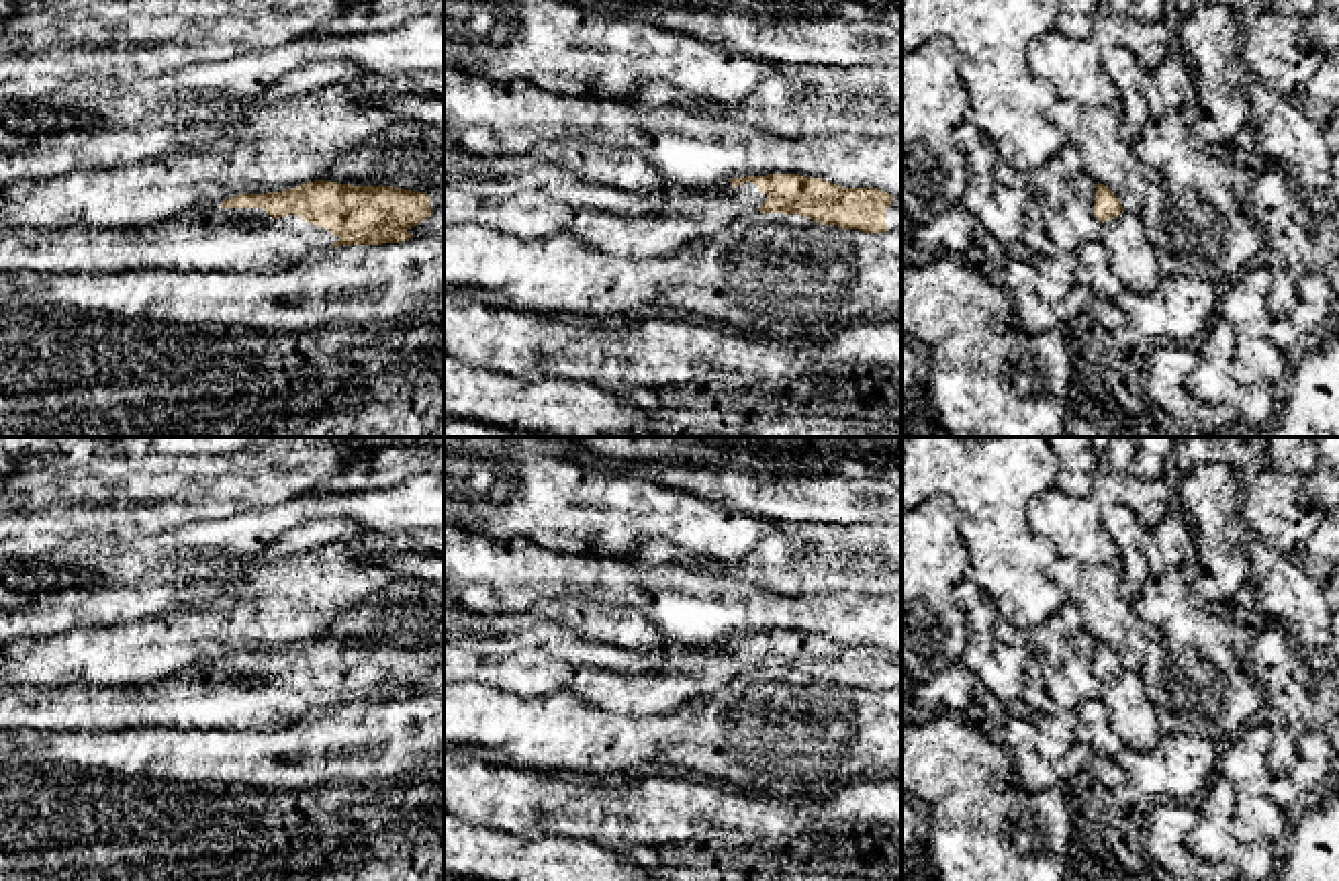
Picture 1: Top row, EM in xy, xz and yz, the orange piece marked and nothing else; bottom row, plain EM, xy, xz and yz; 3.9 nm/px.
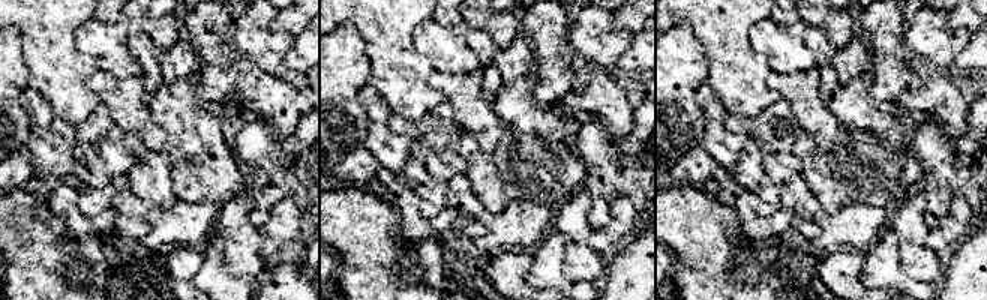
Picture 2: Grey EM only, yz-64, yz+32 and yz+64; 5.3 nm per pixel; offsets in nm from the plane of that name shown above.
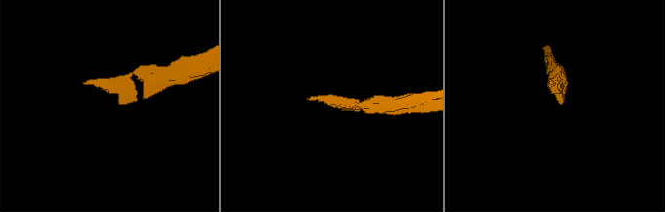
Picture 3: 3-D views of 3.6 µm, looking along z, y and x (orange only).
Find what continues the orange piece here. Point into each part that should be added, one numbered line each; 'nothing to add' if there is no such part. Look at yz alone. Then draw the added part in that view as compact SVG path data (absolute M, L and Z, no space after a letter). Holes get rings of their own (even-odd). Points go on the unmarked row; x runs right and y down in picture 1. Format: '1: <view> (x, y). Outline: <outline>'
1: yz (1131, 714). Outline: M1122 668L1104 681L1100 701L1106 707L1110 726L1128 748L1151 750L1159 744L1157 711L1139 670Z

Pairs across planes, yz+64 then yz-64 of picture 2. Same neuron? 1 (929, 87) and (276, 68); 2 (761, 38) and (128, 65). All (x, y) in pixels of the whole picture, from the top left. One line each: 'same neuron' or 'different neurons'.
1: different neurons
2: same neuron

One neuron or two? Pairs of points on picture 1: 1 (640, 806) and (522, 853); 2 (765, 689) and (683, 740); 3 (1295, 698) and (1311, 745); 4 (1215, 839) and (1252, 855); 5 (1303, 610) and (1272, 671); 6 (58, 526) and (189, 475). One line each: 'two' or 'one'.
1: two
2: one
3: two
4: one
5: two
6: one

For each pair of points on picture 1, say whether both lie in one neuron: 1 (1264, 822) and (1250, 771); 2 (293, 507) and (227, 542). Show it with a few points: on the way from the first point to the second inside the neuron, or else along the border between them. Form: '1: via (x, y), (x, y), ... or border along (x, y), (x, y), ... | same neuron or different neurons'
1: via (1256, 810), (1252, 783) | same neuron
2: via (276, 520), (244, 536) | same neuron

